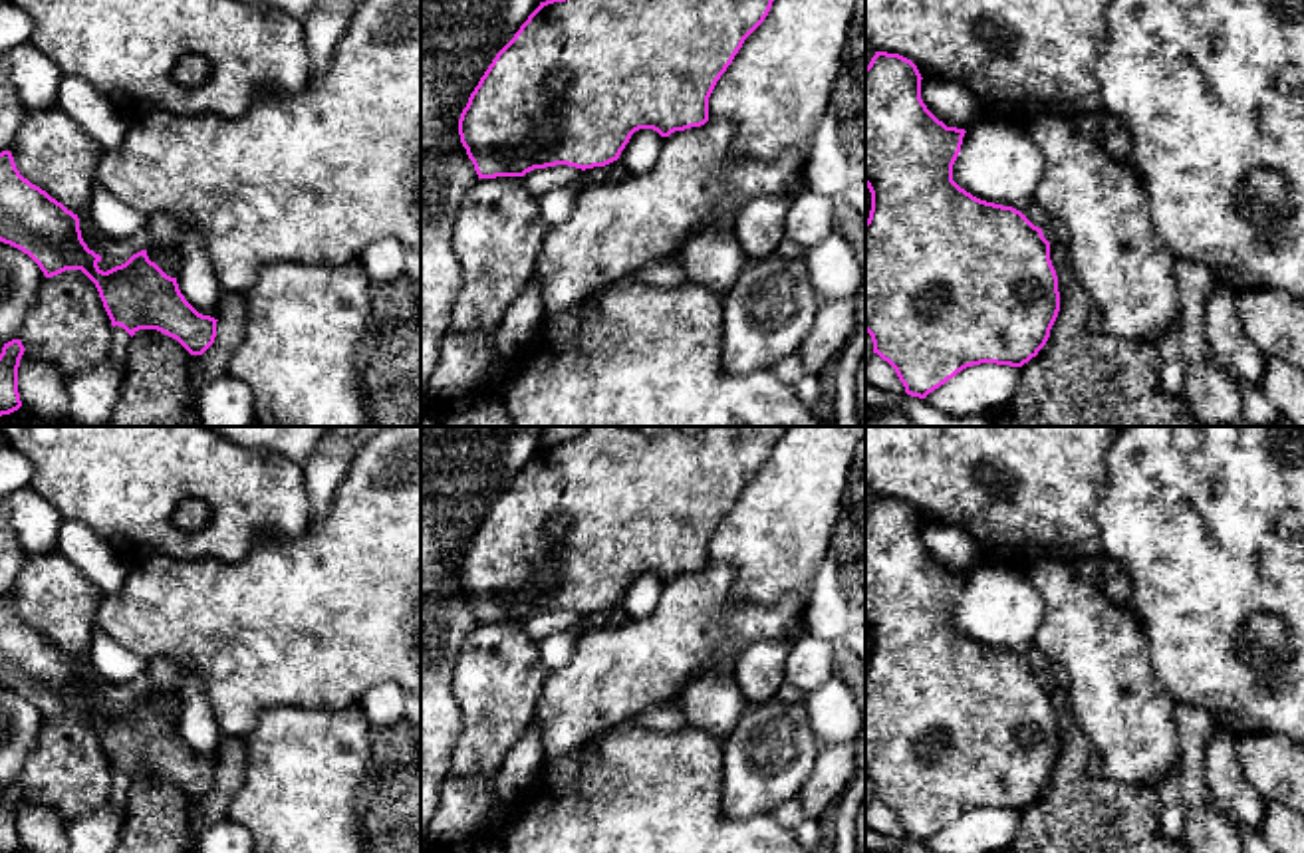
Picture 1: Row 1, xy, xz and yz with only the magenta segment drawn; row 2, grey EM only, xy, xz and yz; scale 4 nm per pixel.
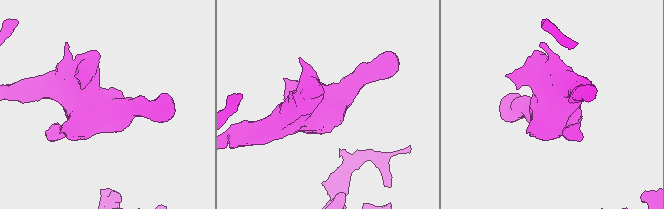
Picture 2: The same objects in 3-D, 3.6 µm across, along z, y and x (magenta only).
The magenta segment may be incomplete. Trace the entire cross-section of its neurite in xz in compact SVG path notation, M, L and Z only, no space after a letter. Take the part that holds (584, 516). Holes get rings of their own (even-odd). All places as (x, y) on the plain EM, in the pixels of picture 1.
M586 426L570 440L540 446L496 498L460 557L460 587L478 623L524 621L556 609L582 615L605 611L619 603L639 573L669 581L705 569L717 526L786 430L788 426L705 426L697 434L685 434L673 426L661 434L643 434L633 426Z

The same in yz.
M875 496L865 512L865 631L871 637L871 655L865 665L865 776L871 780L873 797L895 813L905 837L925 843L967 811L980 807L1022 811L1036 801L1058 762L1060 736L1050 704L1050 686L1044 682L1042 672L1034 670L1020 655L980 645L953 625L953 609L967 575L947 571L927 553L921 544L921 524L917 510L899 498Z

